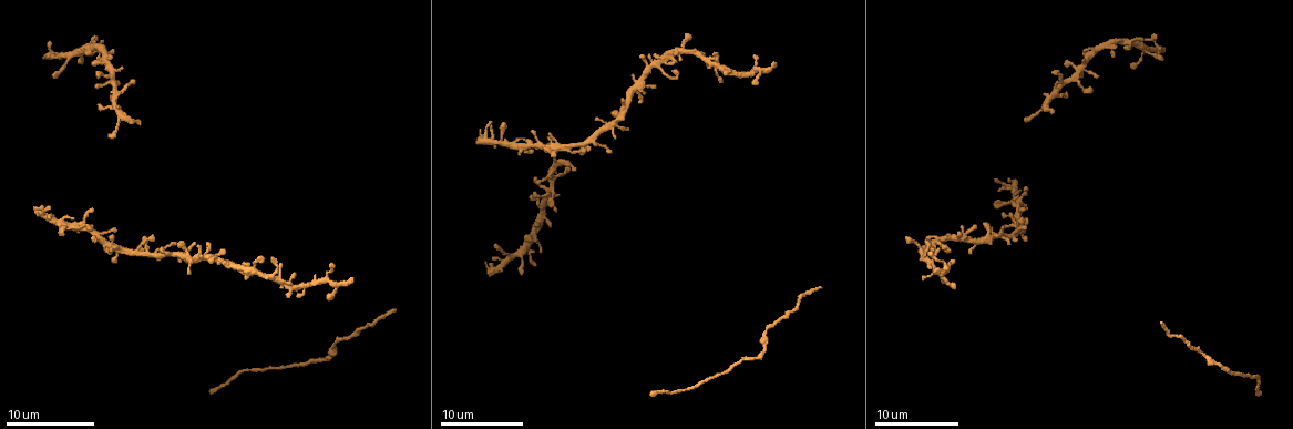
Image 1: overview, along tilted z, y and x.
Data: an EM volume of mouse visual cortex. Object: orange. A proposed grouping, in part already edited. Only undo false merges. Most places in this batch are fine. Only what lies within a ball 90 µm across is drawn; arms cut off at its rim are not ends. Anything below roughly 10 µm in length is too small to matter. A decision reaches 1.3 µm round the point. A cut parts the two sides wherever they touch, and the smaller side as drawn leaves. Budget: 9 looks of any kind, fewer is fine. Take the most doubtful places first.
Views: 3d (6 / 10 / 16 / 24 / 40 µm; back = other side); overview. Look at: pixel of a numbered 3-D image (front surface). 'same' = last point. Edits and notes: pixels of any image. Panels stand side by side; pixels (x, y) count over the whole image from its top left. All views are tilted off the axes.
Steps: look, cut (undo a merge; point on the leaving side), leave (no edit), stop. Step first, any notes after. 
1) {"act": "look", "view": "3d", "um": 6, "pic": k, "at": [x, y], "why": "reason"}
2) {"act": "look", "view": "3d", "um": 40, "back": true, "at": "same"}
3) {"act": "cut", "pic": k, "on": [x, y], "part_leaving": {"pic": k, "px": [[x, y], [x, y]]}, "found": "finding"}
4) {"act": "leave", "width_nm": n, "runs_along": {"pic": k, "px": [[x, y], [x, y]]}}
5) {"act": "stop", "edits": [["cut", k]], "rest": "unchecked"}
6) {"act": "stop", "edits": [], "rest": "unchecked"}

{"act": "look", "view": "3d", "um": 10, "pic": 1, "at": [761, 75], "why": "narrows sharply"}

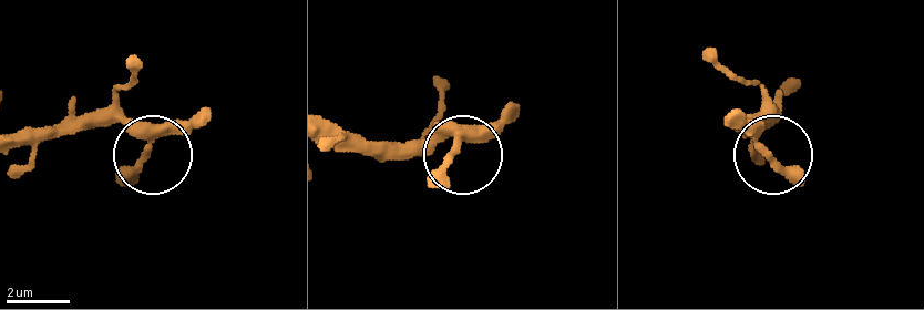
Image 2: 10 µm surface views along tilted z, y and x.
{"act": "leave", "width_nm": 240, "found": "continuous, no second cell"}

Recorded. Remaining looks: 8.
{"act": "look", "view": "3d", "um": 10, "pic": 1, "at": [1205, 354], "why": "sudden change in width"}

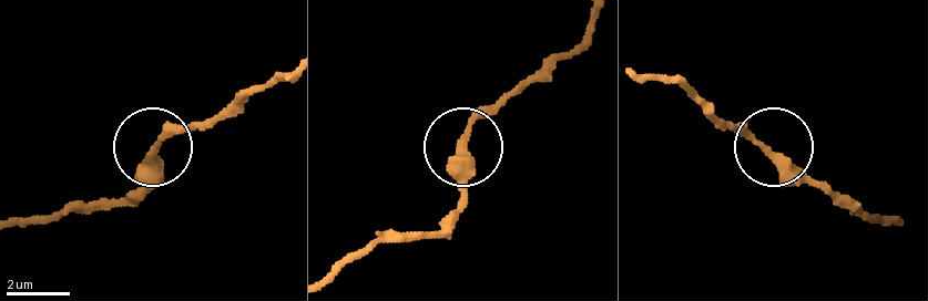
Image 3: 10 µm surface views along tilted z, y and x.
{"act": "look", "view": "3d", "um": 10, "back": true, "pic": 3, "at": [766, 148]}

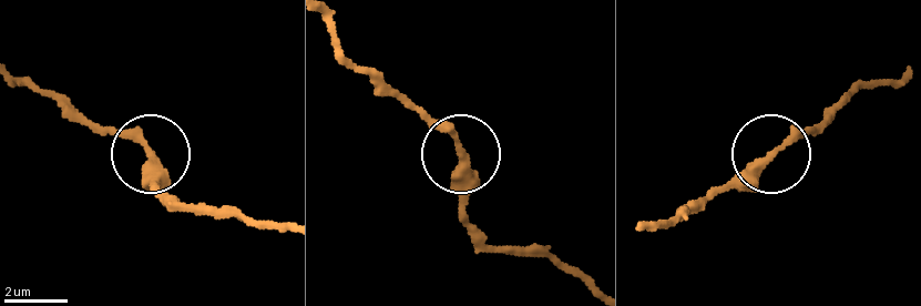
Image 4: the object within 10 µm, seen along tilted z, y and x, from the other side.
{"act": "leave", "found": "one cell here"}

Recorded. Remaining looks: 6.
{"act": "look", "view": "3d", "um": 6, "pic": 1, "at": [281, 277], "why": "arms part here"}

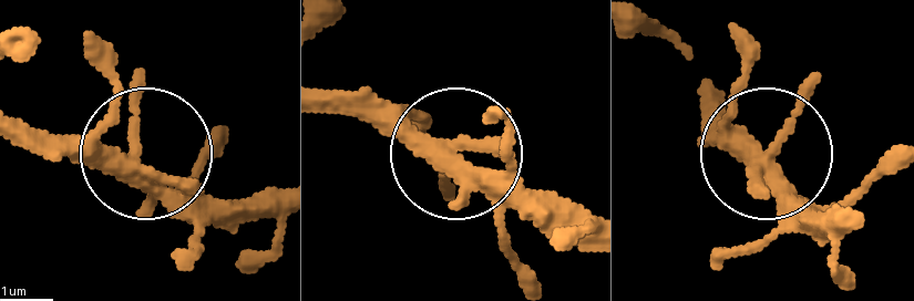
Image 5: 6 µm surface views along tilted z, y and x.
{"act": "leave", "found": "one cell here"}

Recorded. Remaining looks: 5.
{"act": "look", "view": "3d", "um": 10, "pic": 1, "at": [84, 48], "why": "side arm on a straight run"}

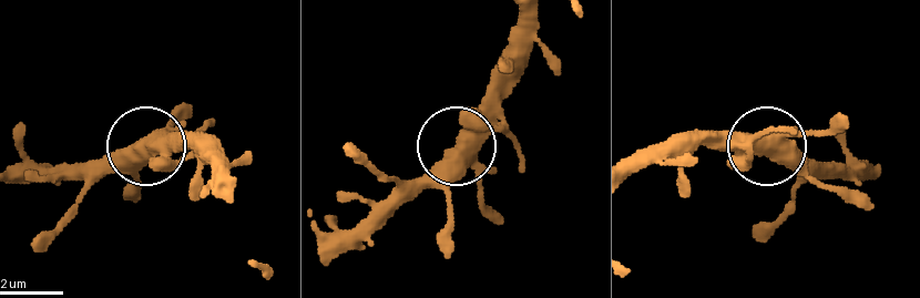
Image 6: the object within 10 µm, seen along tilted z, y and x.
{"act": "leave", "arms": 3, "found": "all the same cell"}

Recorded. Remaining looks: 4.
{"act": "stop", "edits": [], "rest": "unchecked"}

